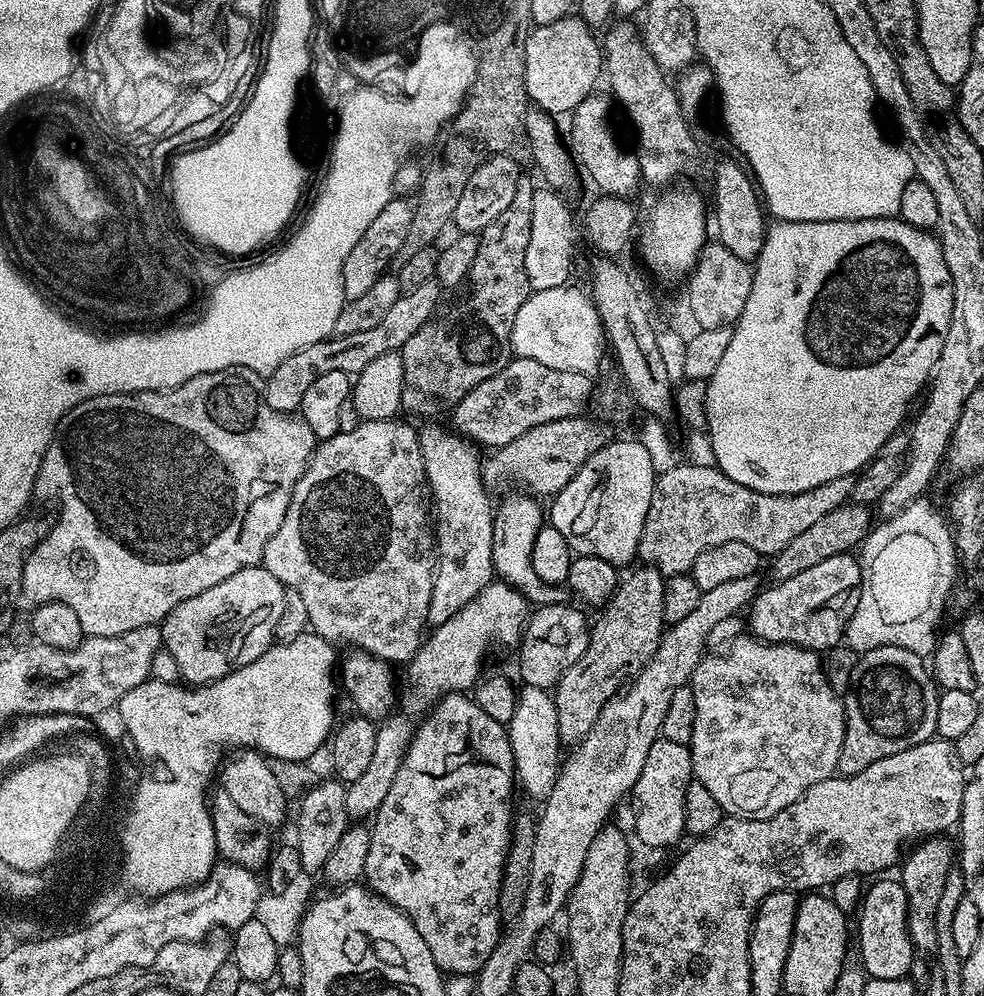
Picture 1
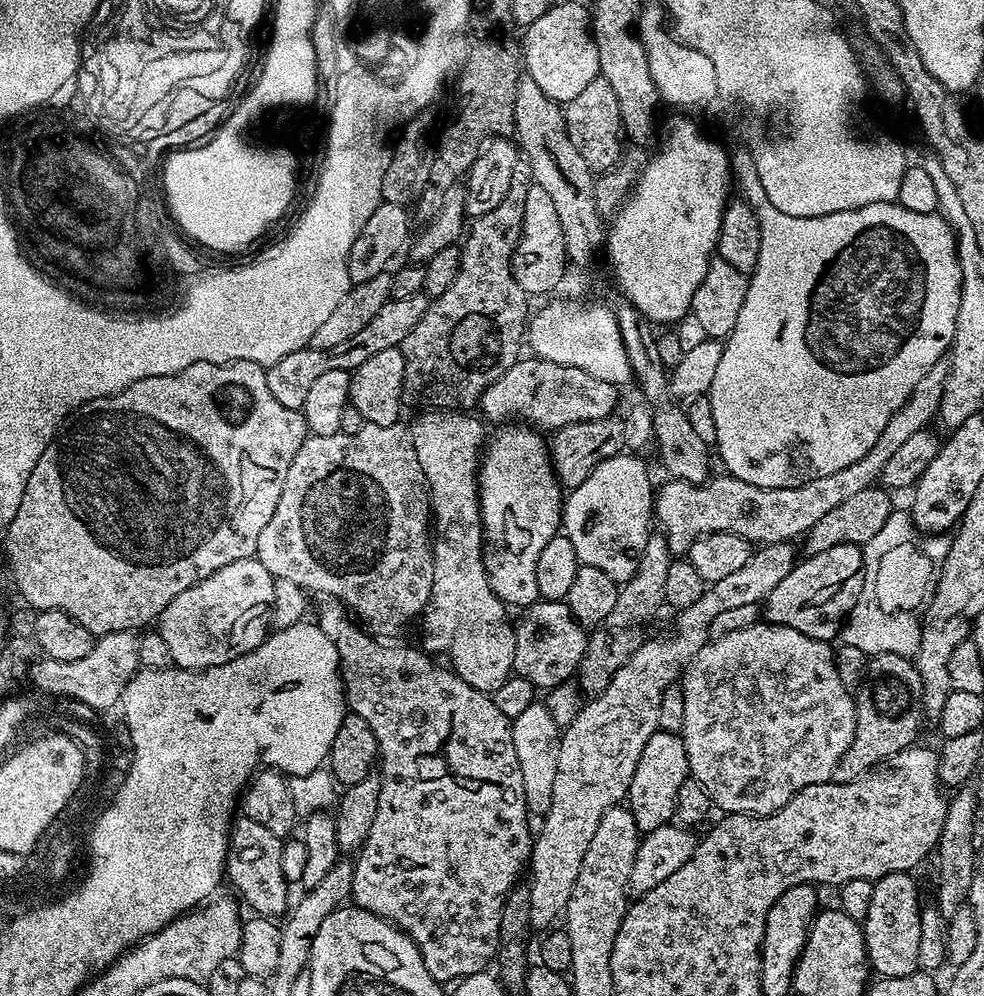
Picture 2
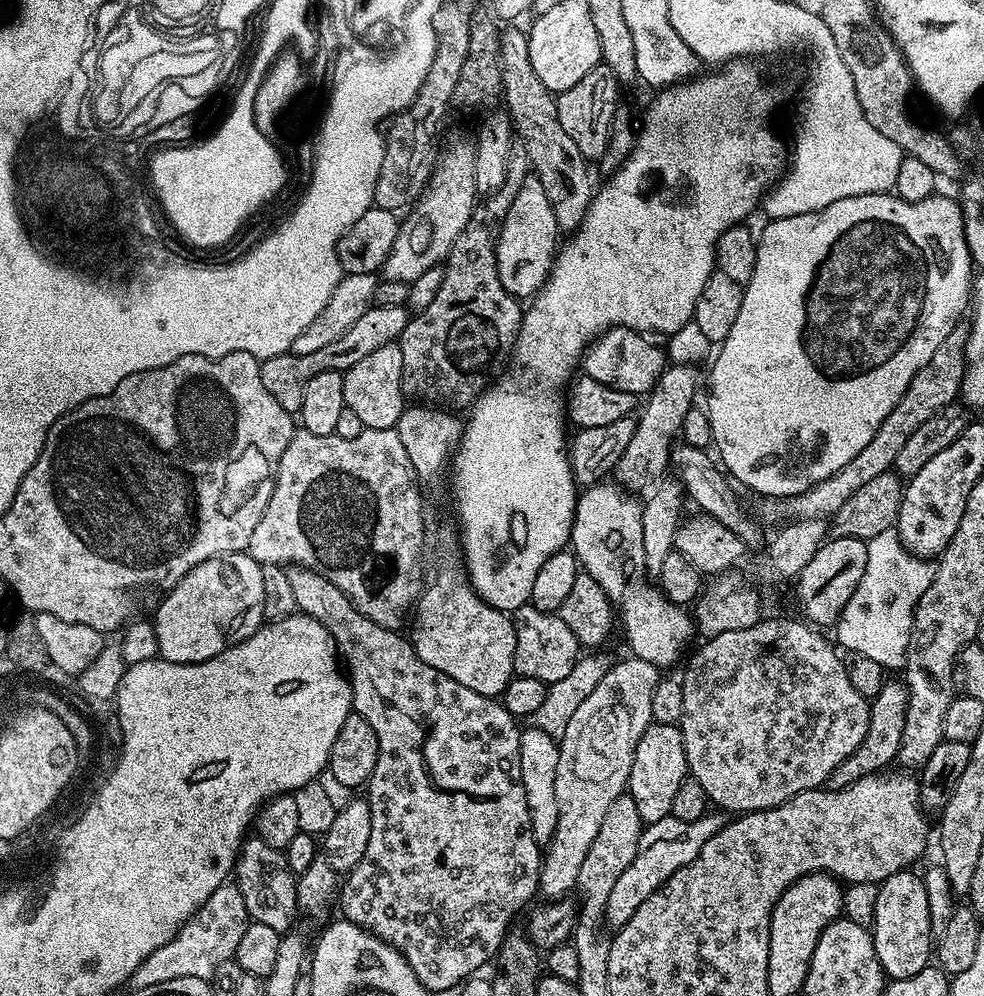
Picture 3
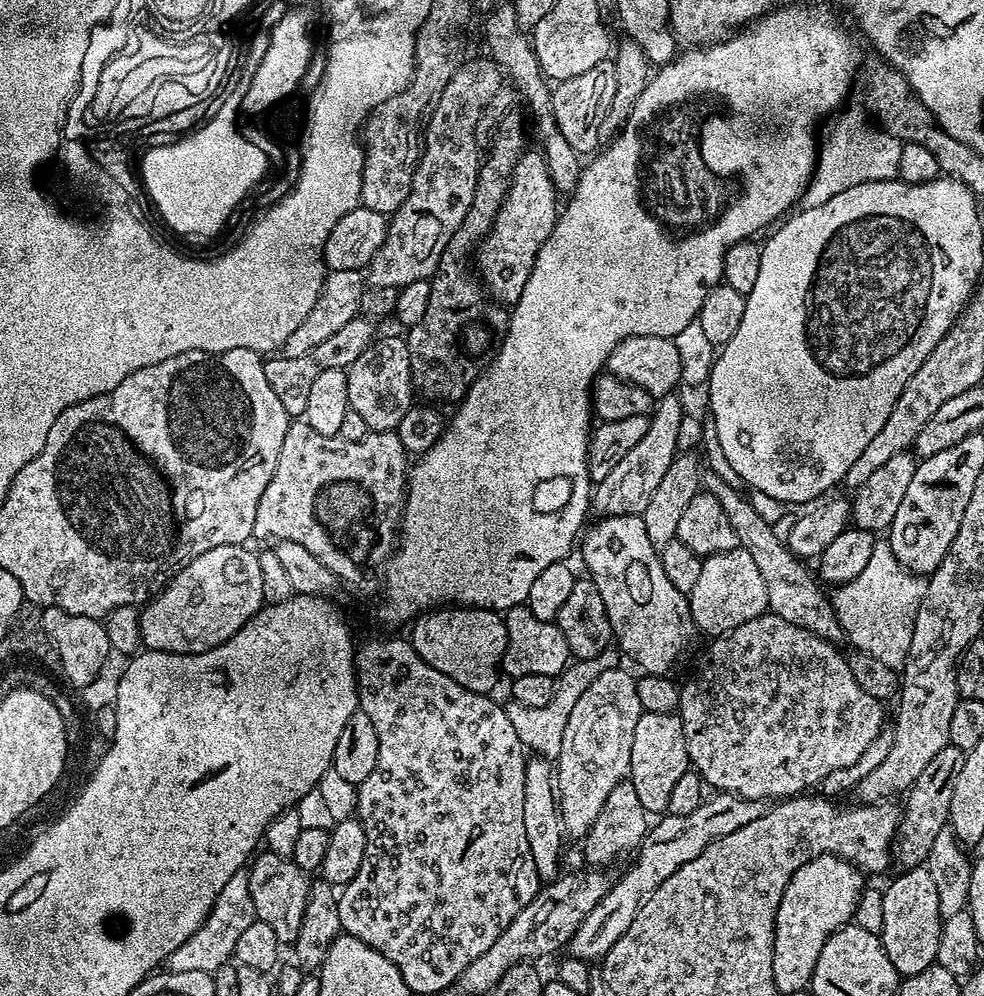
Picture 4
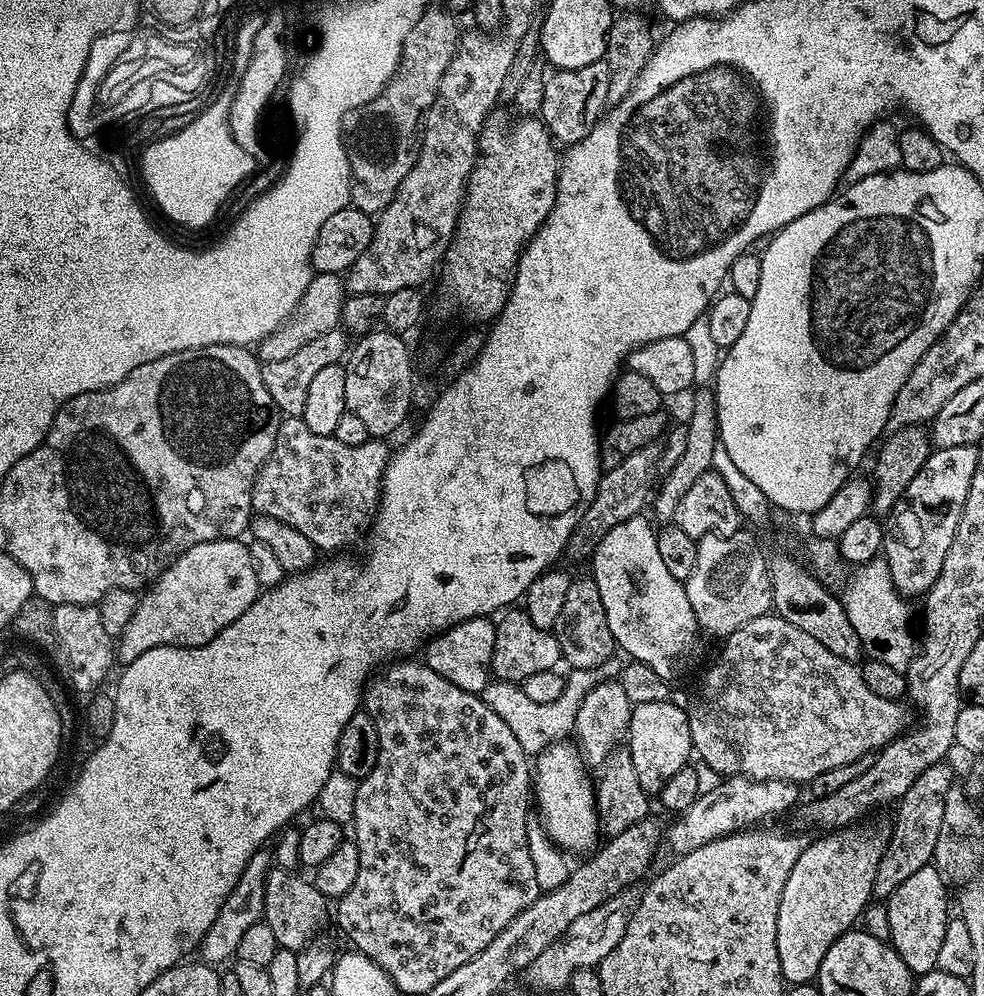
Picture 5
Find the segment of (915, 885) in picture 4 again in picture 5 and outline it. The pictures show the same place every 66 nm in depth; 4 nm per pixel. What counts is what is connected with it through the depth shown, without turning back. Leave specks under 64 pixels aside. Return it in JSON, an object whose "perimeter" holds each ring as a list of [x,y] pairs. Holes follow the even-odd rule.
{"perimeter":[[[930,863],[922,866],[922,870],[917,870],[911,878],[906,878],[906,882],[902,882],[902,886],[898,886],[886,901],[892,948],[917,977],[937,971],[938,953],[950,919],[948,891],[942,874],[934,863]]]}

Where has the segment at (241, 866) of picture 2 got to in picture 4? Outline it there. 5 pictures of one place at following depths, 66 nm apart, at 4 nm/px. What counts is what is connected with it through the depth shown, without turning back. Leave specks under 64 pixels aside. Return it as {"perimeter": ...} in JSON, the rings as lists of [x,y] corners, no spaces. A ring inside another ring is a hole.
{"perimeter":[[[267,850],[261,851],[251,861],[247,873],[250,898],[254,902],[257,920],[266,922],[266,926],[278,934],[281,945],[295,945],[308,901],[309,877],[291,858]]]}

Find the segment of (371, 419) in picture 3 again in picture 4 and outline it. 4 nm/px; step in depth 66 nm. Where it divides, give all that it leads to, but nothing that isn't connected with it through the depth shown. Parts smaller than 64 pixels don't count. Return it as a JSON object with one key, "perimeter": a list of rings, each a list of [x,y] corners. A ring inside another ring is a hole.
{"perimeter":[[[403,335],[373,339],[371,344],[354,358],[347,369],[346,394],[348,406],[359,414],[373,432],[390,432],[399,426],[414,404],[408,342]]]}

